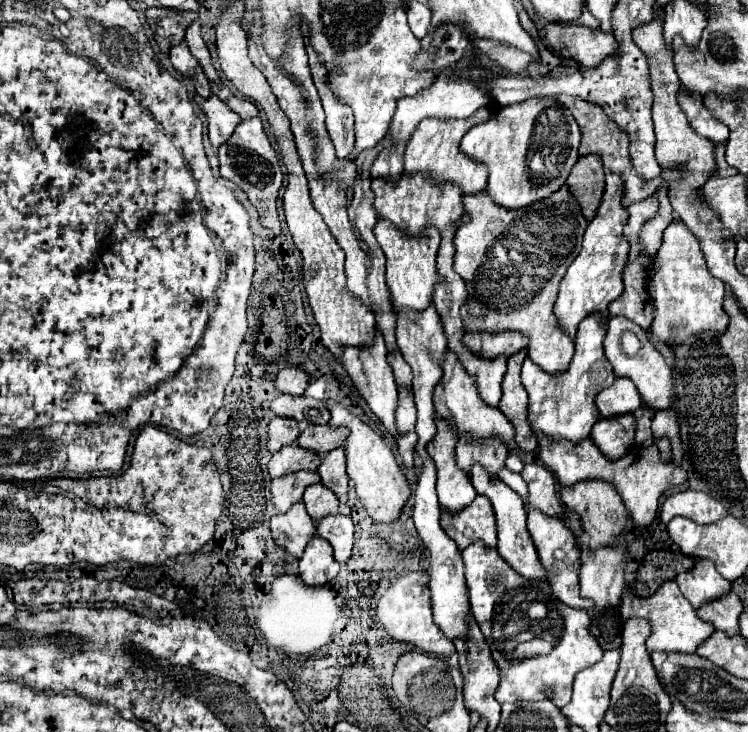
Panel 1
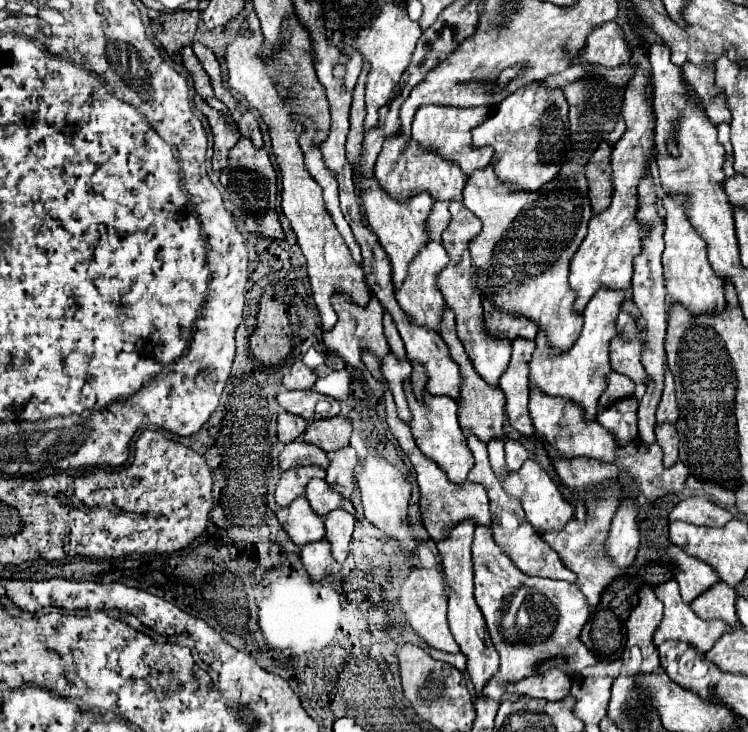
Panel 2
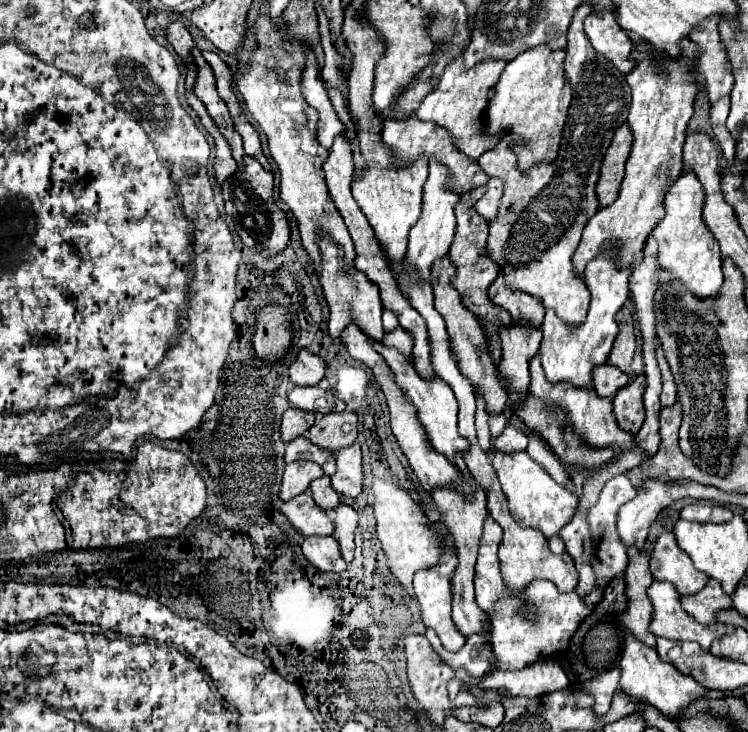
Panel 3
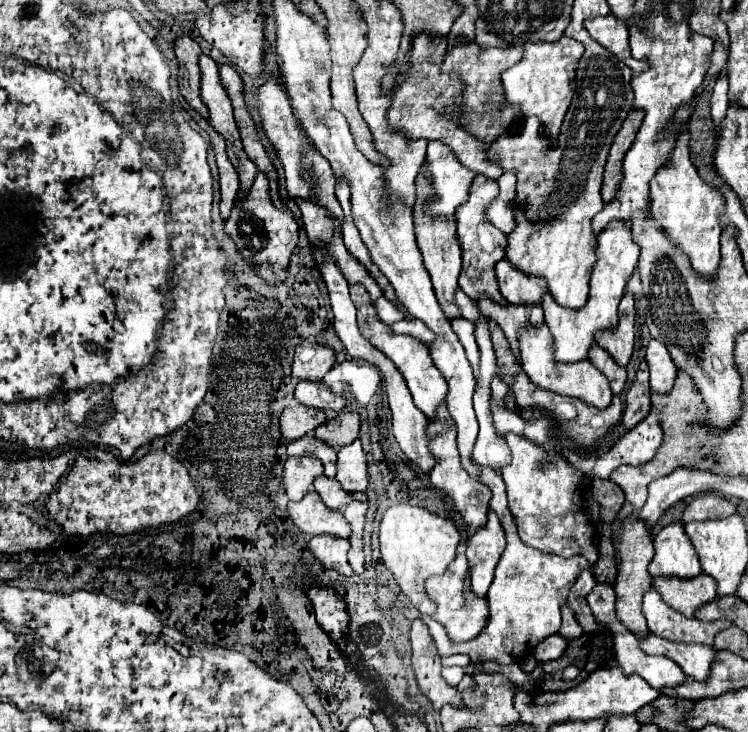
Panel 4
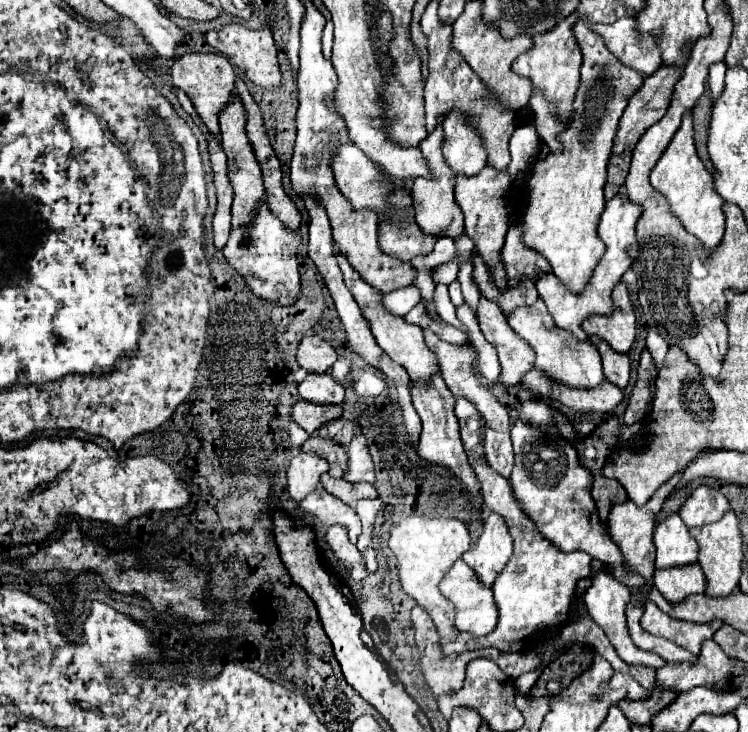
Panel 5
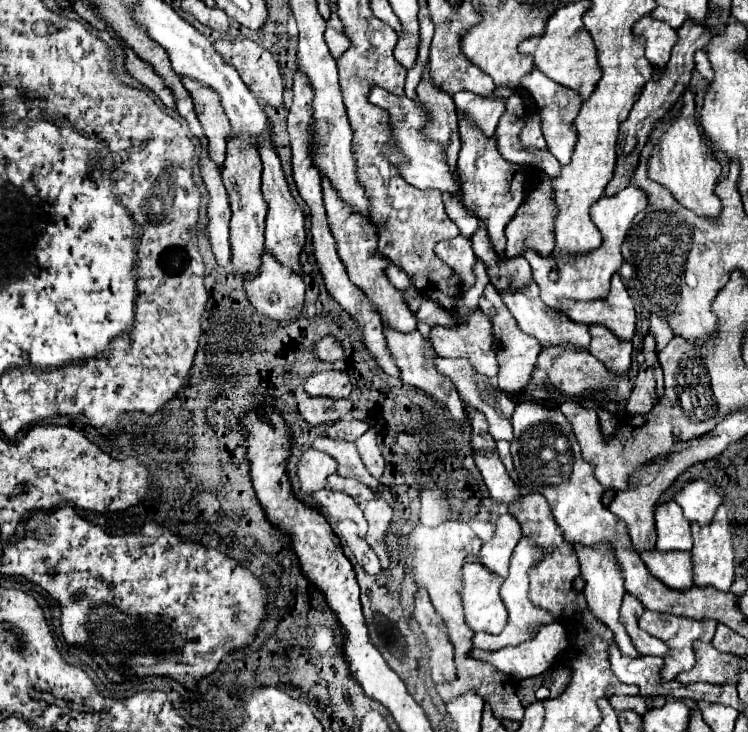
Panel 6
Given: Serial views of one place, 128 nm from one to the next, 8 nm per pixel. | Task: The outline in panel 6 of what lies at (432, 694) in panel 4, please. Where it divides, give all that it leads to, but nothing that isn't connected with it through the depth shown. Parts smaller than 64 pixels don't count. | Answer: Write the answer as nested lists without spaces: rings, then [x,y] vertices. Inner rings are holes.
[[[418,588],[416,592],[416,610],[414,616],[426,634],[428,648],[430,648],[430,670],[432,670],[432,680],[438,682],[448,682],[456,678],[456,668],[454,668],[454,646],[448,640],[448,632],[444,626],[444,620],[440,614],[434,610],[428,592],[424,588]]]

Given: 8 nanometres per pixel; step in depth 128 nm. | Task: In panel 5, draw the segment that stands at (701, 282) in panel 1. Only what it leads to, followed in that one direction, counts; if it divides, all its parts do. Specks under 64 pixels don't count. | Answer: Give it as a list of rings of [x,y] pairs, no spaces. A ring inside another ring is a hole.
[[[686,112],[682,118],[682,124],[674,138],[670,140],[668,148],[656,162],[656,166],[650,172],[650,184],[662,192],[672,208],[672,212],[682,220],[684,228],[694,234],[708,252],[714,252],[718,242],[724,236],[724,212],[720,200],[720,194],[714,190],[712,174],[706,170],[702,160],[696,154],[694,148],[694,128],[692,128],[692,112]]]

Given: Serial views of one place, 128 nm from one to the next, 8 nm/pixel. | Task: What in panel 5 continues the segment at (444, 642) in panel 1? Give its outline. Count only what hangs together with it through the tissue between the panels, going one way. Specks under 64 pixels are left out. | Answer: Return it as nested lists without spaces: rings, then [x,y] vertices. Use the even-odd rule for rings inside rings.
[[[458,560],[452,566],[452,570],[444,576],[444,580],[440,582],[440,592],[444,592],[444,596],[456,606],[456,628],[460,632],[470,632],[474,636],[482,636],[482,634],[488,634],[496,628],[498,608],[496,608],[496,602],[494,602],[492,588],[486,588],[478,580],[476,572],[464,560]]]

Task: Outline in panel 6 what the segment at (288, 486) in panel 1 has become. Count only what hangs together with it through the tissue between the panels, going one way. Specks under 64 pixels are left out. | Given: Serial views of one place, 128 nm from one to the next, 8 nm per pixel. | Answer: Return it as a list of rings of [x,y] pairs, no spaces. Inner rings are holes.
[[[310,448],[302,454],[298,462],[298,478],[302,494],[312,494],[316,490],[326,488],[326,478],[338,470],[338,464],[326,452]]]

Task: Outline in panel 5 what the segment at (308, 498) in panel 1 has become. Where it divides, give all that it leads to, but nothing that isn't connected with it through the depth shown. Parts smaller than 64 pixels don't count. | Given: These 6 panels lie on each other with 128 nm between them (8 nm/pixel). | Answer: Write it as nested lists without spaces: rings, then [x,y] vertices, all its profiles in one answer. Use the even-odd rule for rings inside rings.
[[[324,474],[320,482],[326,488],[326,492],[330,492],[332,496],[344,500],[348,506],[354,506],[362,498],[378,498],[376,488],[372,484],[366,484],[366,482],[352,484],[344,478],[332,478],[330,474]]]

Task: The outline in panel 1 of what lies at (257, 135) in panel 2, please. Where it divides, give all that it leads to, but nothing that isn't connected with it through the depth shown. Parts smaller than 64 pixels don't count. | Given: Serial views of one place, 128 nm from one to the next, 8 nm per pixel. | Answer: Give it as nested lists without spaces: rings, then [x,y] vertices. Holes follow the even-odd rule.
[[[227,87],[221,89],[217,96],[223,100],[234,112],[240,115],[242,120],[259,115],[256,106],[248,100],[239,100]]]

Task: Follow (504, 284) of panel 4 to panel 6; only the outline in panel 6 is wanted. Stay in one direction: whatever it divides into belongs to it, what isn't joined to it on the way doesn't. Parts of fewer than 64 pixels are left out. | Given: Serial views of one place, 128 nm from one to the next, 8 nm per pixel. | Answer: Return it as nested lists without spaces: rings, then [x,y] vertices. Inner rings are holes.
[[[542,172],[538,186],[528,194],[524,204],[520,204],[520,208],[516,210],[516,214],[506,226],[506,238],[508,238],[506,256],[508,258],[520,256],[524,248],[532,248],[540,252],[542,256],[550,256],[550,252],[554,250],[554,218],[556,218],[556,202],[554,202],[552,192],[554,192],[552,178]]]

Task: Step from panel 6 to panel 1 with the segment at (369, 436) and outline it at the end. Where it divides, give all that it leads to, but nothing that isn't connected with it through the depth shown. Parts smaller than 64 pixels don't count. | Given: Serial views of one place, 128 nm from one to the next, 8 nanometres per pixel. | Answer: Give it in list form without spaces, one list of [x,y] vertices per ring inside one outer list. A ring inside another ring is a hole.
[[[336,448],[322,456],[322,464],[318,468],[322,476],[322,484],[330,488],[338,498],[348,494],[348,474],[346,474],[346,456],[344,448]]]

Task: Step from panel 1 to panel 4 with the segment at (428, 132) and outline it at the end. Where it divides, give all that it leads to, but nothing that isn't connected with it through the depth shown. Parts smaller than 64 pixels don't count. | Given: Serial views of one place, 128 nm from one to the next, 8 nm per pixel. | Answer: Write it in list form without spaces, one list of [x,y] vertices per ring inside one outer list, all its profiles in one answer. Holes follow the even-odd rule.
[[[462,40],[444,58],[442,72],[458,72],[462,76],[462,80],[466,82],[460,122],[464,128],[468,128],[468,132],[472,132],[476,138],[484,140],[486,144],[496,142],[518,114],[518,106],[510,106],[510,104],[500,106],[500,104],[504,104],[504,88],[502,88],[500,74],[502,74],[502,70],[514,66],[522,58],[522,54],[524,54],[522,46],[480,48],[476,42]]]

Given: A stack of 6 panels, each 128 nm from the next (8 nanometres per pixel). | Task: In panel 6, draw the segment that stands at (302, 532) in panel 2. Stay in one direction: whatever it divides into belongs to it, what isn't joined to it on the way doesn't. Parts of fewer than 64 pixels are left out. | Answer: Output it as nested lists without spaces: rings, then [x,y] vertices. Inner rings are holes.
[[[330,488],[314,492],[312,496],[314,496],[314,500],[318,502],[318,506],[322,508],[322,512],[328,518],[332,518],[332,520],[346,520],[346,518],[350,518],[350,520],[354,520],[358,524],[360,536],[366,534],[368,522],[366,522],[360,506],[354,502],[352,496],[348,496],[344,492],[334,492]]]

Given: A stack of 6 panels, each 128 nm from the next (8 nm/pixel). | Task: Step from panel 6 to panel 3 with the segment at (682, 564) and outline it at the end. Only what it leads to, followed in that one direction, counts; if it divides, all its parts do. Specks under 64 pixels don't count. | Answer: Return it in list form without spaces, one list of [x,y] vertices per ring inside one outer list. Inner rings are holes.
[[[710,578],[708,584],[700,592],[680,596],[680,604],[700,624],[714,624],[716,622],[716,612],[724,610],[724,608],[730,608],[732,600],[730,600],[728,594],[724,594],[720,582]]]

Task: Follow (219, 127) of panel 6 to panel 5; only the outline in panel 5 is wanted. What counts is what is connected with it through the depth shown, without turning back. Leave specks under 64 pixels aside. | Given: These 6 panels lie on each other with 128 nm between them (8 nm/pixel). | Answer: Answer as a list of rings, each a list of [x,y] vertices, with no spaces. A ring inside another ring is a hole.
[[[184,54],[184,56],[180,56],[180,58],[174,60],[170,76],[172,76],[172,84],[178,86],[180,90],[184,90],[190,96],[190,100],[192,100],[198,116],[202,118],[202,122],[206,124],[206,128],[220,142],[218,116],[226,108],[230,92],[234,88],[234,80],[236,80],[236,74],[234,74],[230,62],[224,56],[218,56],[218,54]]]

